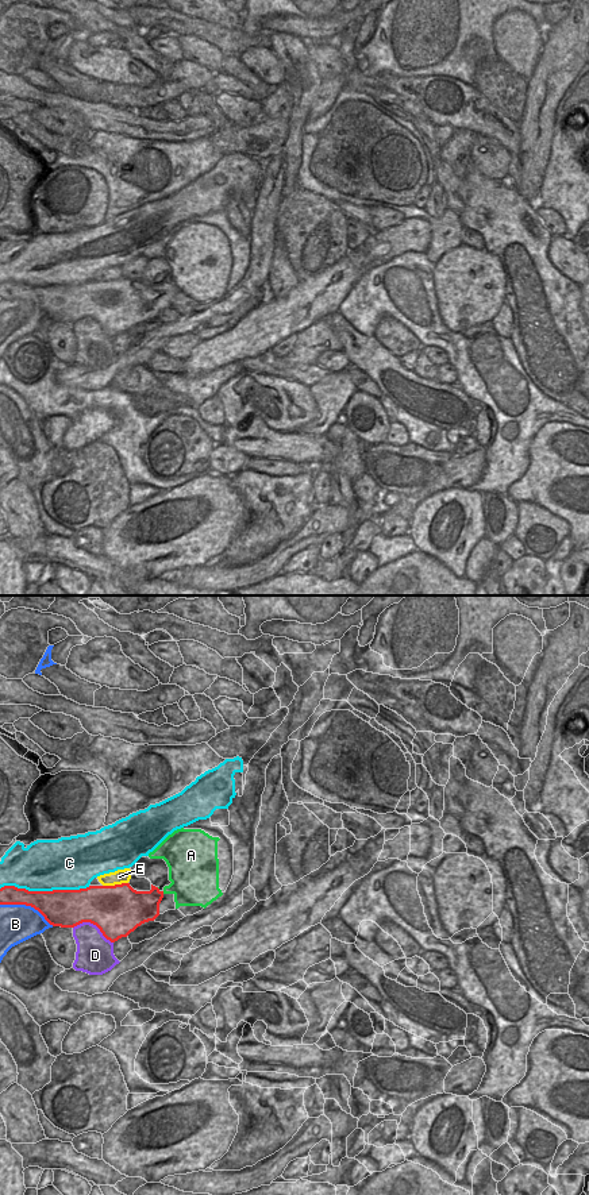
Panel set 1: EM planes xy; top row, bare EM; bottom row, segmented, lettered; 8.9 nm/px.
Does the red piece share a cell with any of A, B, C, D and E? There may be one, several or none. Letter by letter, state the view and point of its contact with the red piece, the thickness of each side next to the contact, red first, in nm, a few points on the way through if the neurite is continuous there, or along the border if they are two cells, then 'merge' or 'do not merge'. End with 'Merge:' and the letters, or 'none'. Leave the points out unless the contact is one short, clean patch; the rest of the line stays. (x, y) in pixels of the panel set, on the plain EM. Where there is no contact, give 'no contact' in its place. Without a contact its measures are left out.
A: no contact | do not merge
B: xy (27, 300) | 280/340 nm | do not merge
C: xy (45, 286) | 340/460 nm | do not merge
D: xy (93, 319) | 460/320 nm | merge
E: xy (115, 280) | 460/130 nm | do not merge
Merge: D

